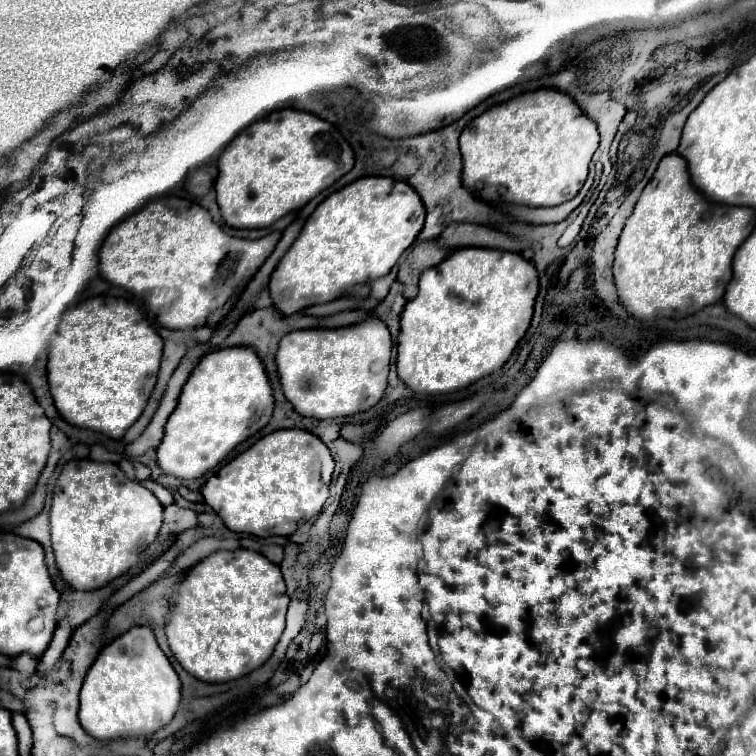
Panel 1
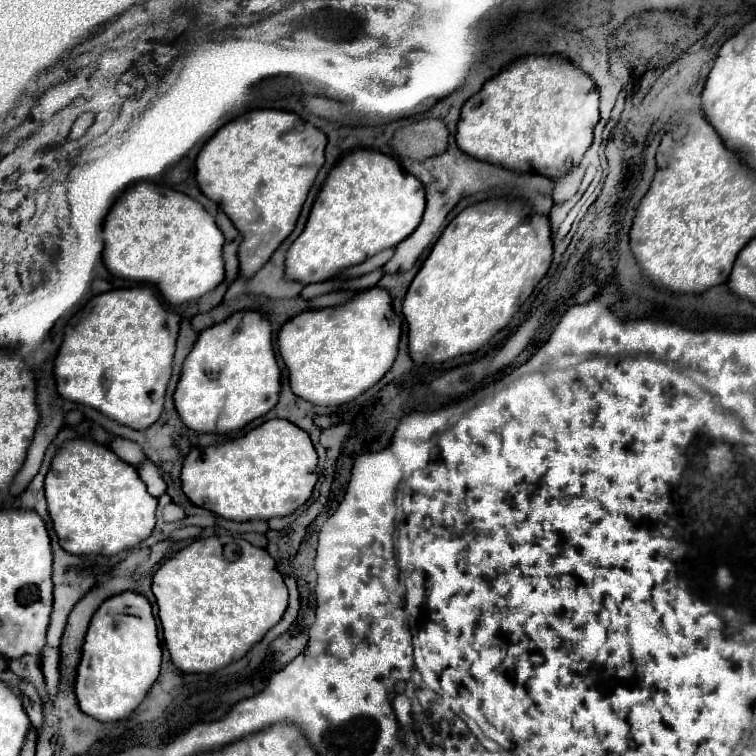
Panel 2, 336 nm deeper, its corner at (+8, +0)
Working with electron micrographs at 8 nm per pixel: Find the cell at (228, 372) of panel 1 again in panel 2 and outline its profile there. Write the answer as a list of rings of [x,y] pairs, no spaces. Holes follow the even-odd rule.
[[[240,310],[228,316],[224,322],[214,324],[200,332],[198,342],[184,360],[182,376],[178,380],[174,402],[182,422],[196,432],[230,432],[246,426],[258,416],[272,410],[280,394],[280,368],[276,364],[274,346],[272,346],[272,324],[252,310]]]

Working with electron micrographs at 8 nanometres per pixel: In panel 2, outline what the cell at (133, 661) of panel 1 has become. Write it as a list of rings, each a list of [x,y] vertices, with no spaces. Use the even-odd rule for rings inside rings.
[[[126,590],[110,596],[92,614],[82,644],[74,692],[78,706],[100,722],[126,718],[146,696],[160,672],[162,650],[156,620],[146,596]]]

